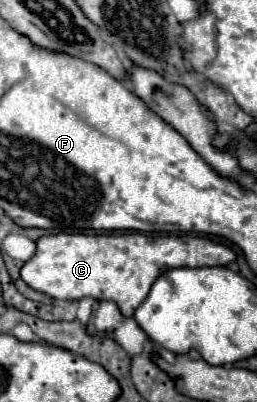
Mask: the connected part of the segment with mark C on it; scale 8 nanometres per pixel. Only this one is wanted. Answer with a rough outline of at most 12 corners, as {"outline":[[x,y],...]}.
{"outline":[[50,234],[20,268],[56,300],[132,318],[172,268],[226,266],[198,236]]}

